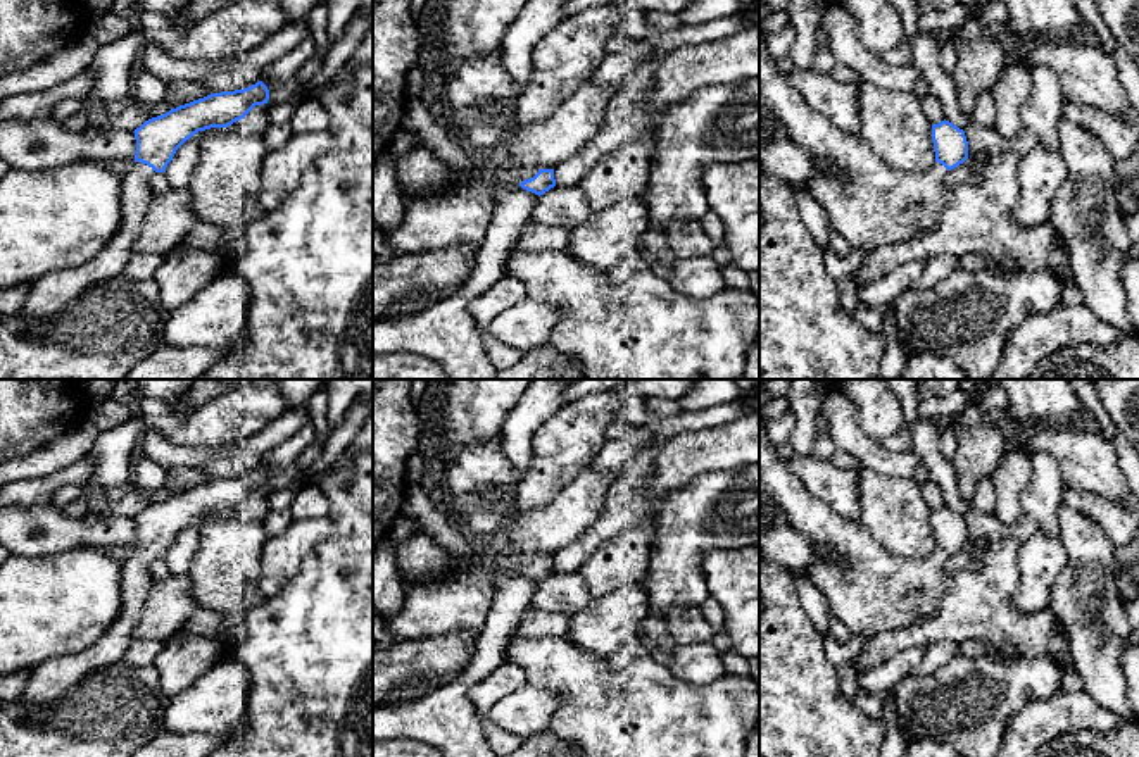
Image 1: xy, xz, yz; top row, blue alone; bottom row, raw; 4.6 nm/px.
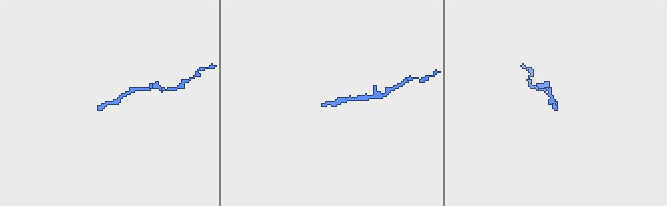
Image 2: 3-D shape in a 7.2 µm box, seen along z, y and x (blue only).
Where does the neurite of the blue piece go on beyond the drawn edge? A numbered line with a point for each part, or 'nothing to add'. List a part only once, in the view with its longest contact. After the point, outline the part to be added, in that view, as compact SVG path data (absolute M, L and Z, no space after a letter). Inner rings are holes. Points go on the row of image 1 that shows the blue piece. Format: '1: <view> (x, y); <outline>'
1: xy (52, 292); M133 162L121 185L121 224L112 240L88 262L48 272L31 283L21 316L47 317L69 305L83 290L109 278L124 274L133 255L148 209L152 190L148 179L155 171Z

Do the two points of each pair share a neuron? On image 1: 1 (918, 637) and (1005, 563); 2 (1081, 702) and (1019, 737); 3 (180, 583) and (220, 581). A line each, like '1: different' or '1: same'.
1: same
2: same
3: different

